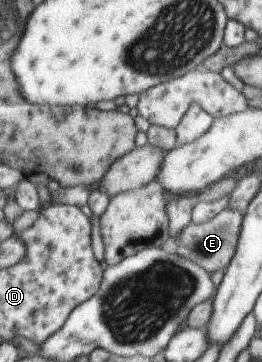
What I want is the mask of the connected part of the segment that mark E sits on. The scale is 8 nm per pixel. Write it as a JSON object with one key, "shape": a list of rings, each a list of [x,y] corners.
{"shape":[[[225,207],[219,211],[213,218],[205,222],[191,221],[176,236],[176,253],[191,262],[197,263],[203,270],[213,273],[216,270],[226,270],[236,253],[238,238],[244,221],[244,214],[231,207]]]}

